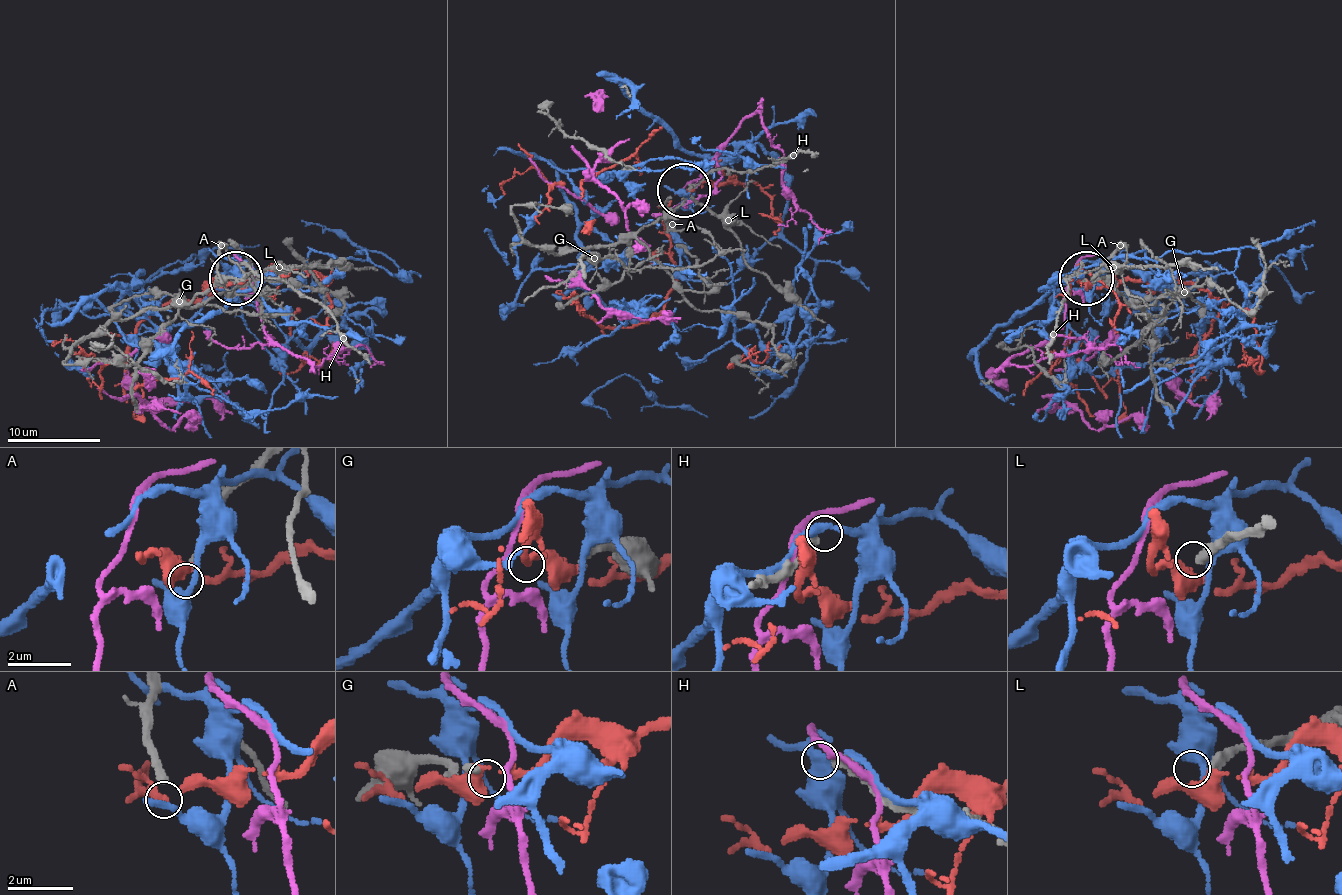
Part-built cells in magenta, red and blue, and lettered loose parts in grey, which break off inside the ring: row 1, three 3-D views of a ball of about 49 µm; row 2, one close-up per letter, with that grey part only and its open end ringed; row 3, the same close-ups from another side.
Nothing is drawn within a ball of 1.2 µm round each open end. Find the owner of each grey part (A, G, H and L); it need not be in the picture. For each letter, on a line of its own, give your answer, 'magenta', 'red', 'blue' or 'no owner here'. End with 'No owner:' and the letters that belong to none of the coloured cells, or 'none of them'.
A: no owner here
G: no owner here
H: no owner here
L: no owner here
No owner: A, G, H, L

